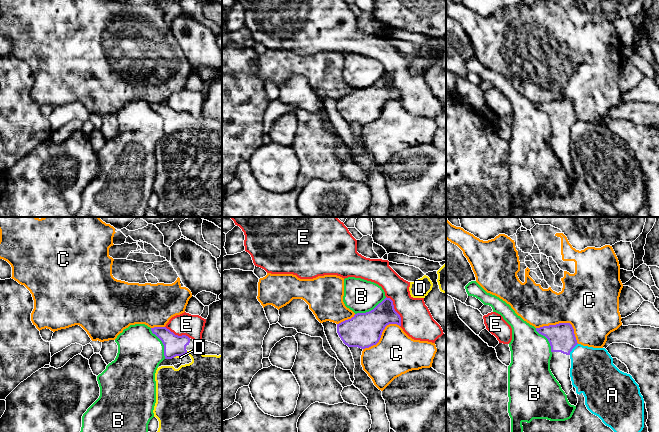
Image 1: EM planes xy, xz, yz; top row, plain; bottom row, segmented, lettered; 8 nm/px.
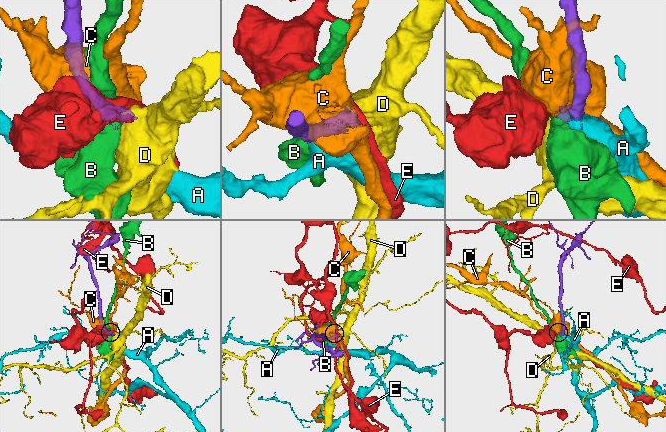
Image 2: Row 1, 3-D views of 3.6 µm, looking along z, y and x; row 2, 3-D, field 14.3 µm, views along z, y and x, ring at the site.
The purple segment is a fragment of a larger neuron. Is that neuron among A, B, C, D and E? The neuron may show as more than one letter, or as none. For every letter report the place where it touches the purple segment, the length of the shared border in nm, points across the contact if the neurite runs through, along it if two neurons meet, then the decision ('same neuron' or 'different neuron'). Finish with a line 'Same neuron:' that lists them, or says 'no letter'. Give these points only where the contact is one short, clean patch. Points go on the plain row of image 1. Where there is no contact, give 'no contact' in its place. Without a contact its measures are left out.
A: meets purple in yz at (572, 124); contact 120 nm long; border along yz (577, 119), (569, 130); different neuron
B: meets purple in xy at (162, 118); contact 280 nm long; different neuron
C: meets purple in yz at (563, 99); contact 360 nm long; different neuron
D: meets purple in xy at (186, 128); contact 30 nm long; runs through xy (174, 121), (186, 128), (201, 140), (206, 152); same neuron
E: meets purple in xz at (395, 87); contact 280 nm long; different neuron
Same neuron: D

